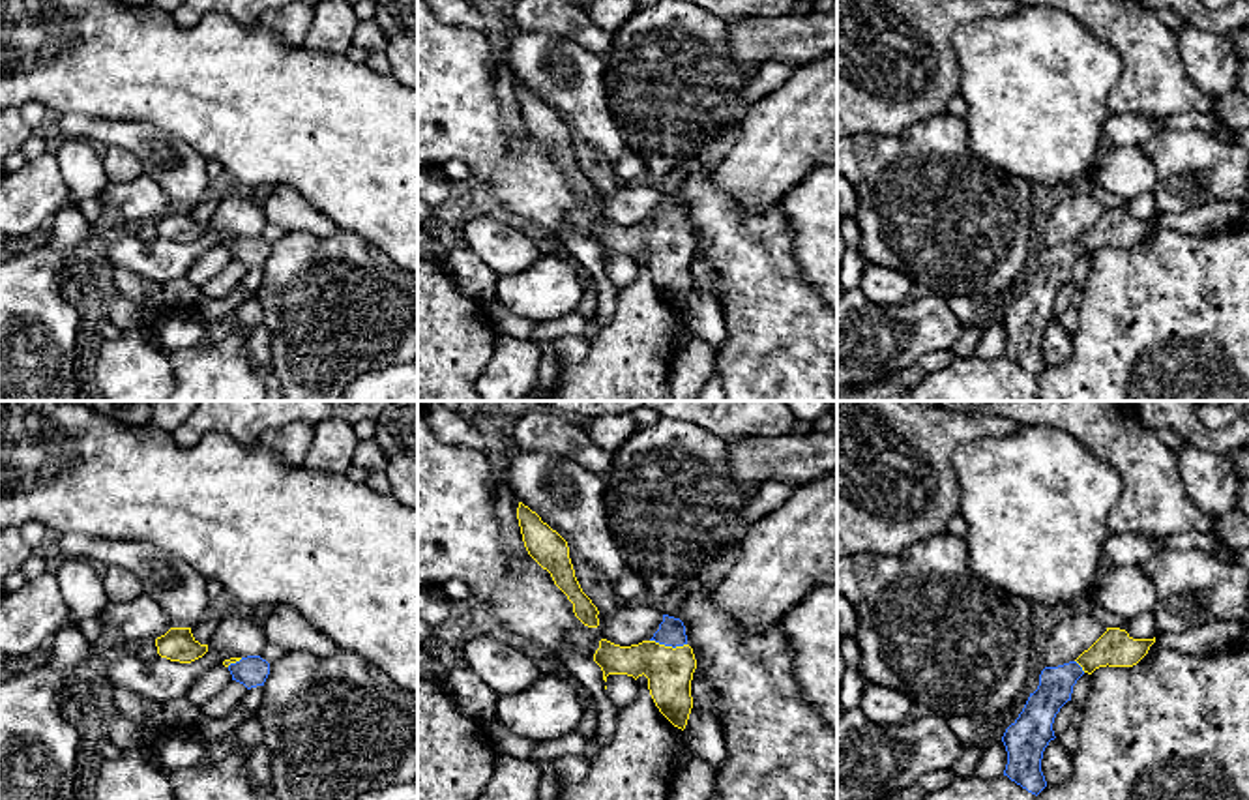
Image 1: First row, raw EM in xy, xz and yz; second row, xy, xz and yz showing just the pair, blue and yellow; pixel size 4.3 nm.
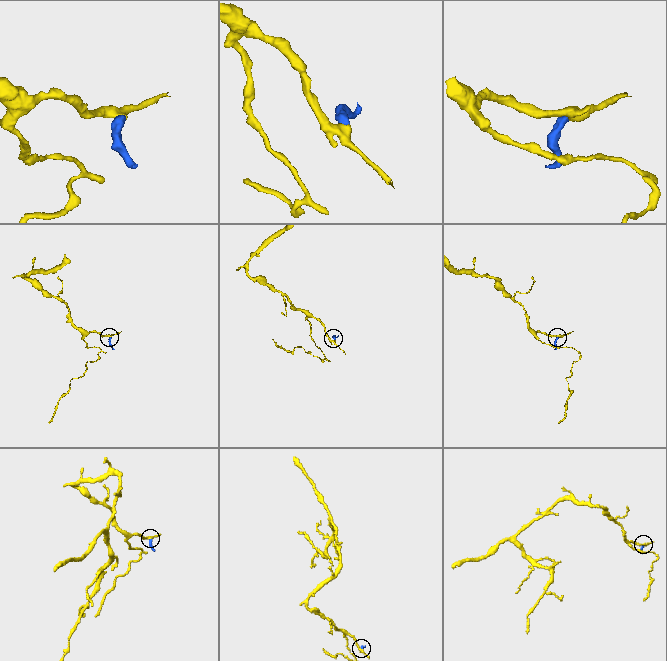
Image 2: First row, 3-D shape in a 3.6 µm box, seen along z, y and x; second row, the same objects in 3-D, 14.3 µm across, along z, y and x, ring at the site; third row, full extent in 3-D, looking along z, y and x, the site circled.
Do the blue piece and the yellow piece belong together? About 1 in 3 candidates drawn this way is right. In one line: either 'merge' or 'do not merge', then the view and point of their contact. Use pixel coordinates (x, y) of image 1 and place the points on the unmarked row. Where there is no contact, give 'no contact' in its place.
merge; meets blue in xz at (669, 225)

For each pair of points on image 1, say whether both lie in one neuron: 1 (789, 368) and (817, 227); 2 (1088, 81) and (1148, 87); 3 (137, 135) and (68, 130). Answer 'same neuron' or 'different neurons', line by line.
1: different neurons
2: different neurons
3: same neuron

